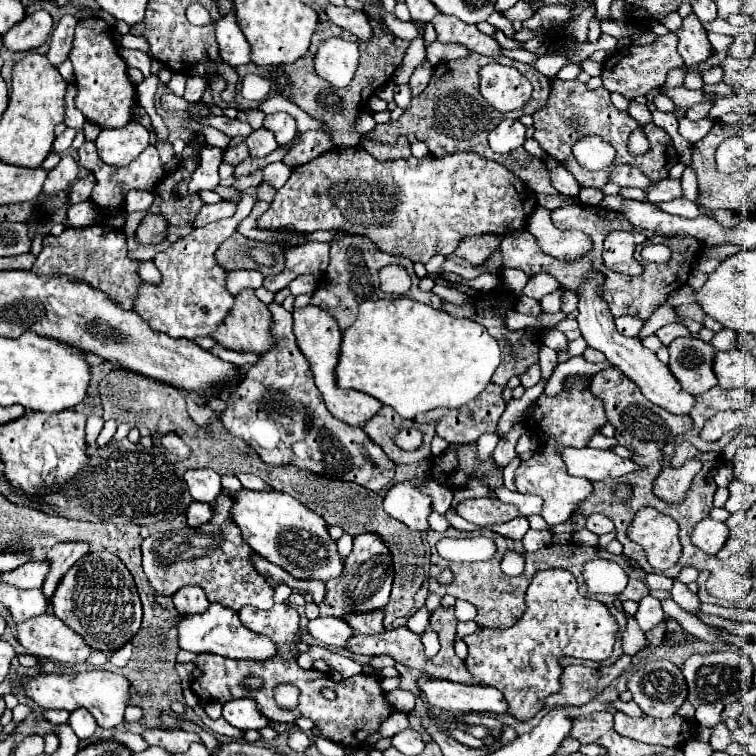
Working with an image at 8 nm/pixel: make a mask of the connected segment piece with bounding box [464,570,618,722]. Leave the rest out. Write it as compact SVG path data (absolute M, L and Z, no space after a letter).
M564 570L538 572L532 578L532 584L528 588L526 606L528 610L512 628L506 628L506 630L482 628L480 632L464 638L468 646L468 658L464 662L466 662L468 672L472 674L470 684L498 688L508 702L508 714L520 722L534 718L544 708L544 698L560 690L562 672L560 672L558 660L562 656L574 656L574 658L584 658L584 660L604 660L612 654L614 636L618 632L618 624L614 616L610 616L608 608L600 604L598 600L588 600L580 596L576 578Z

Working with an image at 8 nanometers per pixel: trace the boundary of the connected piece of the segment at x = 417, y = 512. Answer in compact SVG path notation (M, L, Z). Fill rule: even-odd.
M412 480L388 488L384 496L384 512L394 520L406 524L410 530L426 532L430 528L428 526L428 516L432 512L430 498L420 496Z

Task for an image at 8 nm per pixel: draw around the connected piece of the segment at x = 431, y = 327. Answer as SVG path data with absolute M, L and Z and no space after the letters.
M410 298L390 300L366 300L358 308L358 318L342 332L340 356L334 368L336 386L352 388L374 396L382 404L394 408L404 418L414 418L438 406L458 408L474 400L490 382L494 370L500 364L498 342L476 322L466 318L452 318L444 310L434 310L422 302Z

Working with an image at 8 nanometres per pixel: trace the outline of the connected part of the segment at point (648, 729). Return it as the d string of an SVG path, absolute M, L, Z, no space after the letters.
M624 712L614 714L614 730L620 736L646 742L646 744L664 744L664 746L682 746L688 738L694 738L696 724L680 718L670 716L664 720L658 718L630 718Z

